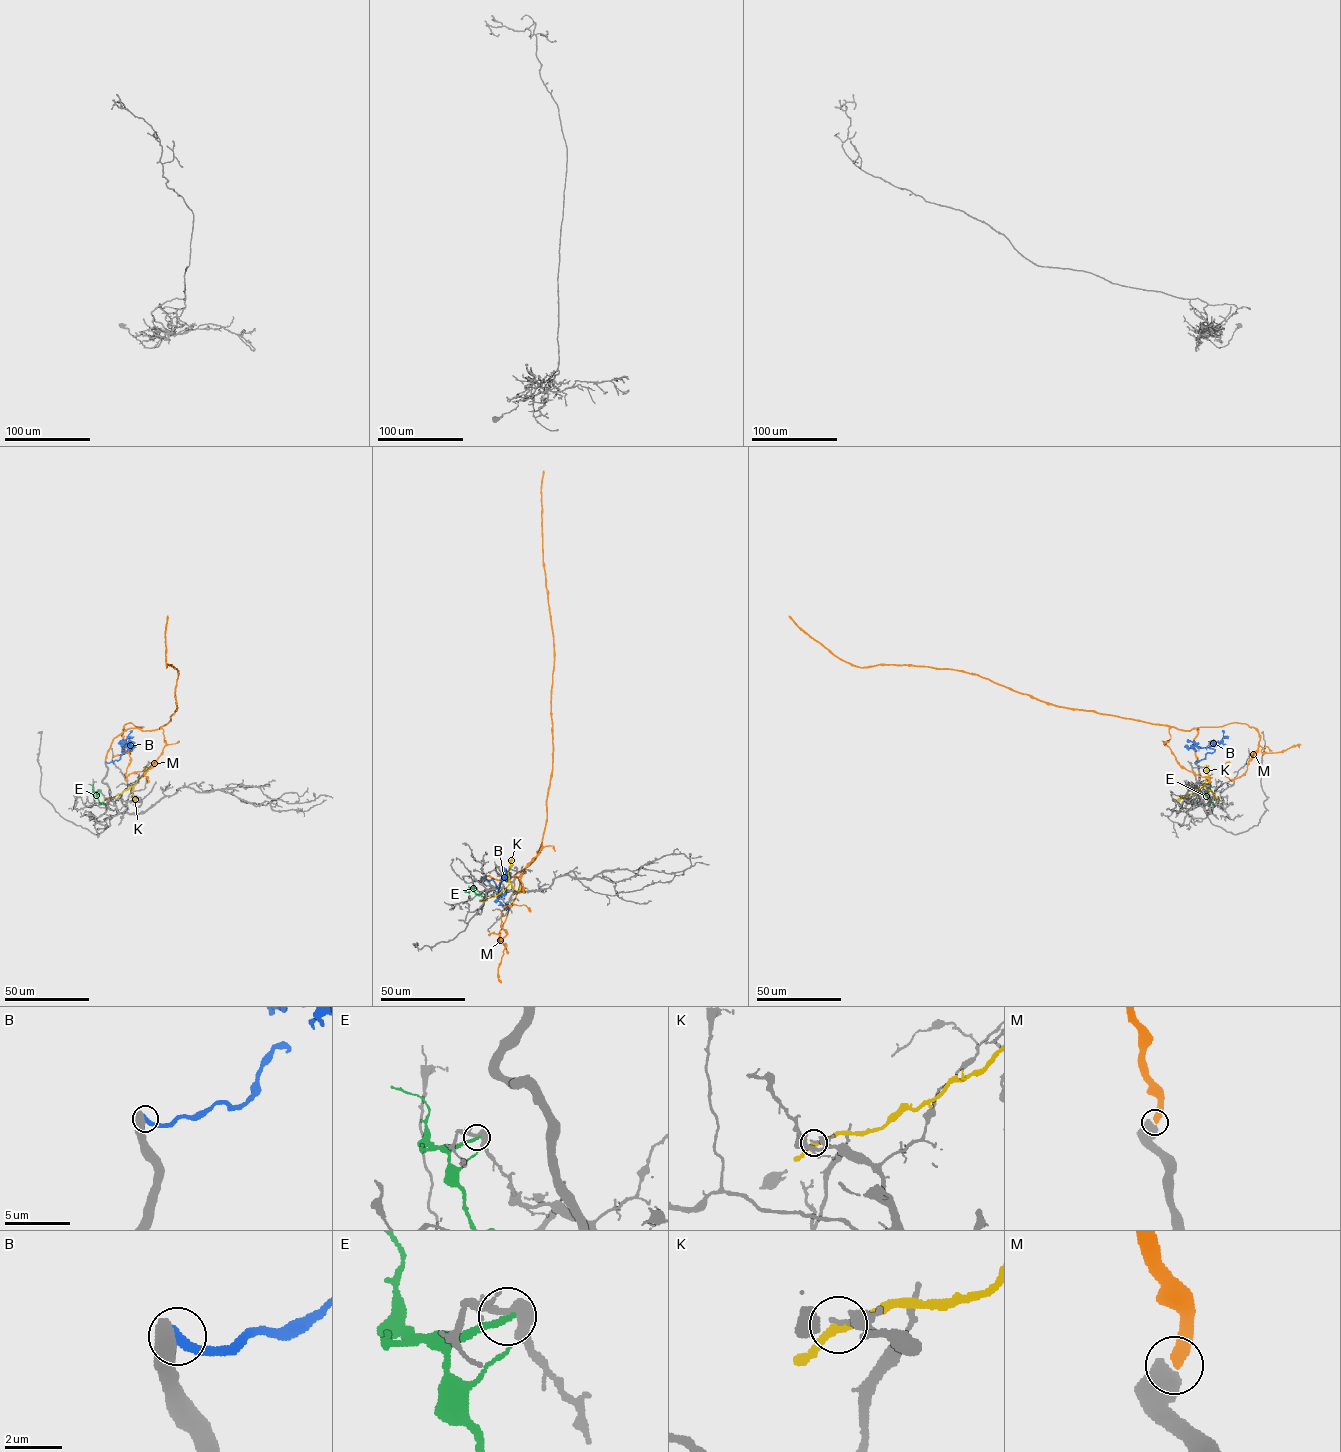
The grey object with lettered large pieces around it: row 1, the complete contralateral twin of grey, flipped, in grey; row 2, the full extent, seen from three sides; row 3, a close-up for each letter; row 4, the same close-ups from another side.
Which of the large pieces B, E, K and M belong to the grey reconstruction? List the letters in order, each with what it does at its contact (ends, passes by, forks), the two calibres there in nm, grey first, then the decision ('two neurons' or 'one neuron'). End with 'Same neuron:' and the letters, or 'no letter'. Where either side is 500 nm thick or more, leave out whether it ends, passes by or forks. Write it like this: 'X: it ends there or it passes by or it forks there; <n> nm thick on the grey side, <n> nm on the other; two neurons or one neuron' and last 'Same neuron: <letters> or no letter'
B: 750 nm thick on the grey side, 440 nm on the other; two neurons
E: it ends there; 380 nm thick on the grey side, 240 nm on the other; two neurons
K: it passes by; 110 nm thick on the grey side, 280 nm on the other; two neurons
M: 700 nm thick on the grey side, 440 nm on the other; one neuron
Same neuron: M

